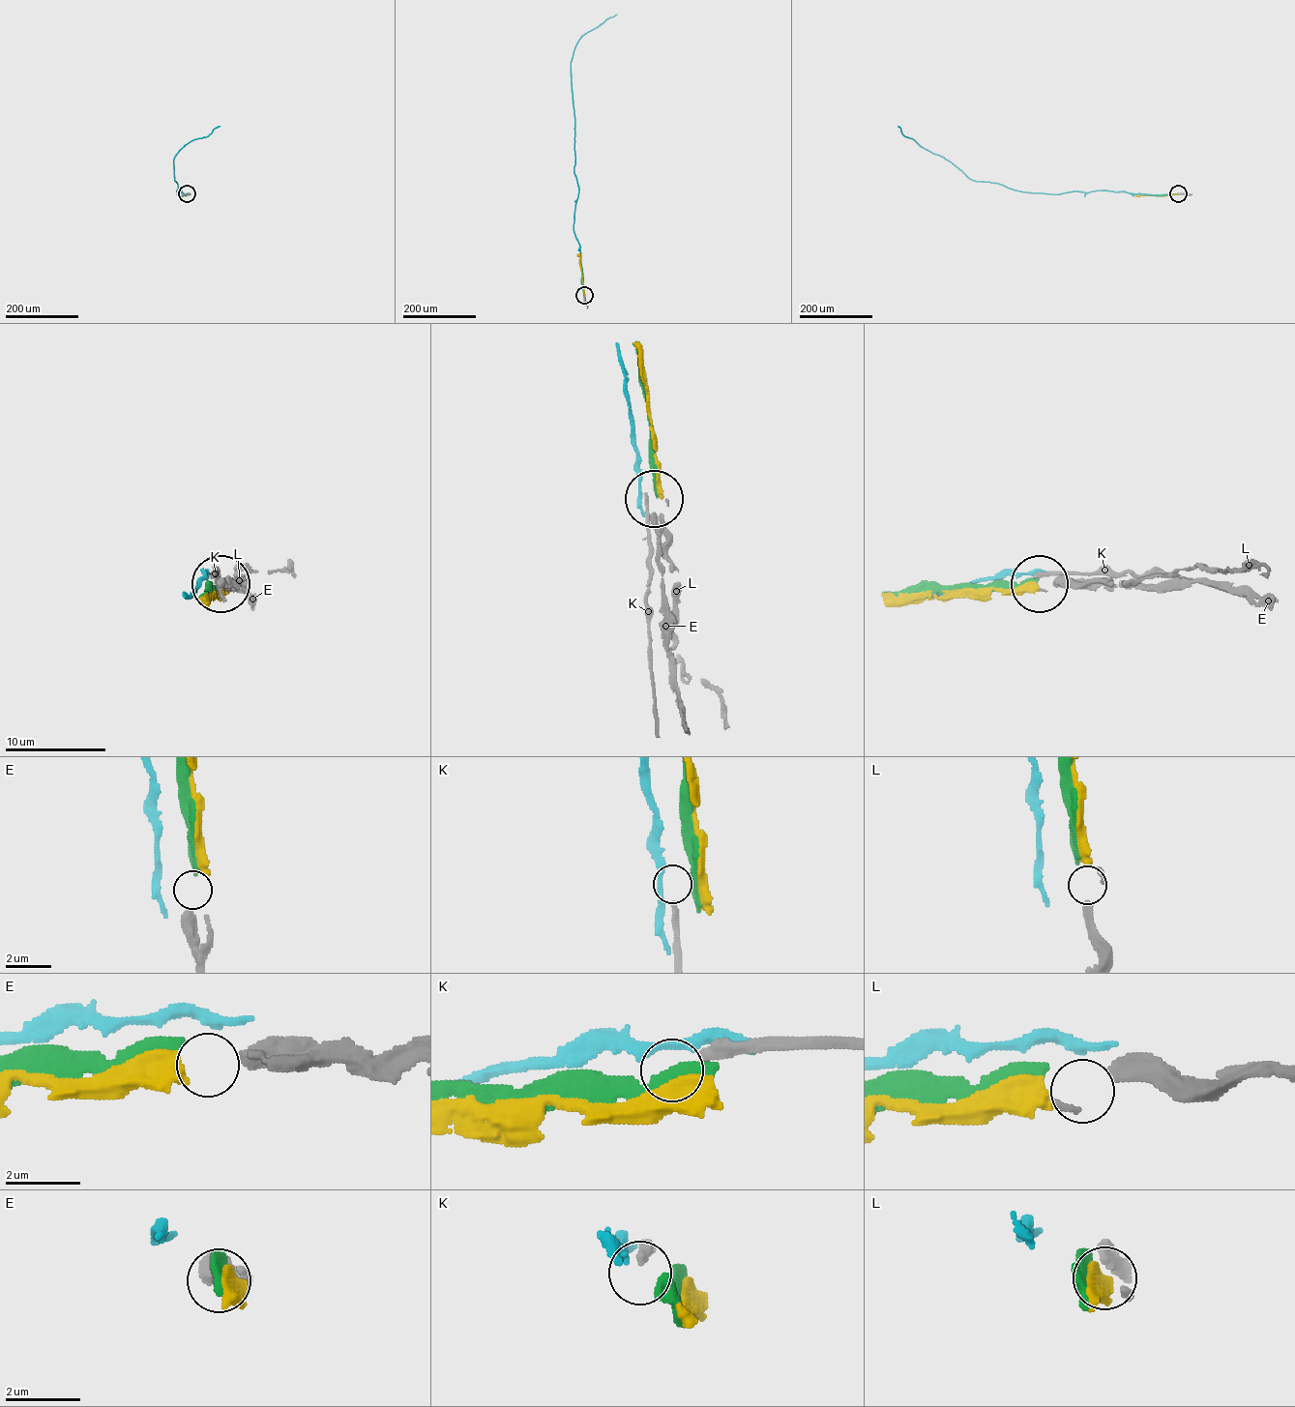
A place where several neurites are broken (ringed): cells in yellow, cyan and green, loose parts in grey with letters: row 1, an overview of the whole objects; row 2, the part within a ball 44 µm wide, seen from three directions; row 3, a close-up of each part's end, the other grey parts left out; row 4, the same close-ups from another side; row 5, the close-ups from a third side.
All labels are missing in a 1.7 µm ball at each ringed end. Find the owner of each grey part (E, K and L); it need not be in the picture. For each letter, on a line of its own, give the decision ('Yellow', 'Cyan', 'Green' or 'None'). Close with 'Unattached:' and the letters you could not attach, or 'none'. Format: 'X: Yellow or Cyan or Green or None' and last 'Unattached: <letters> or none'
E: Green
K: None
L: Yellow
Unattached: K

